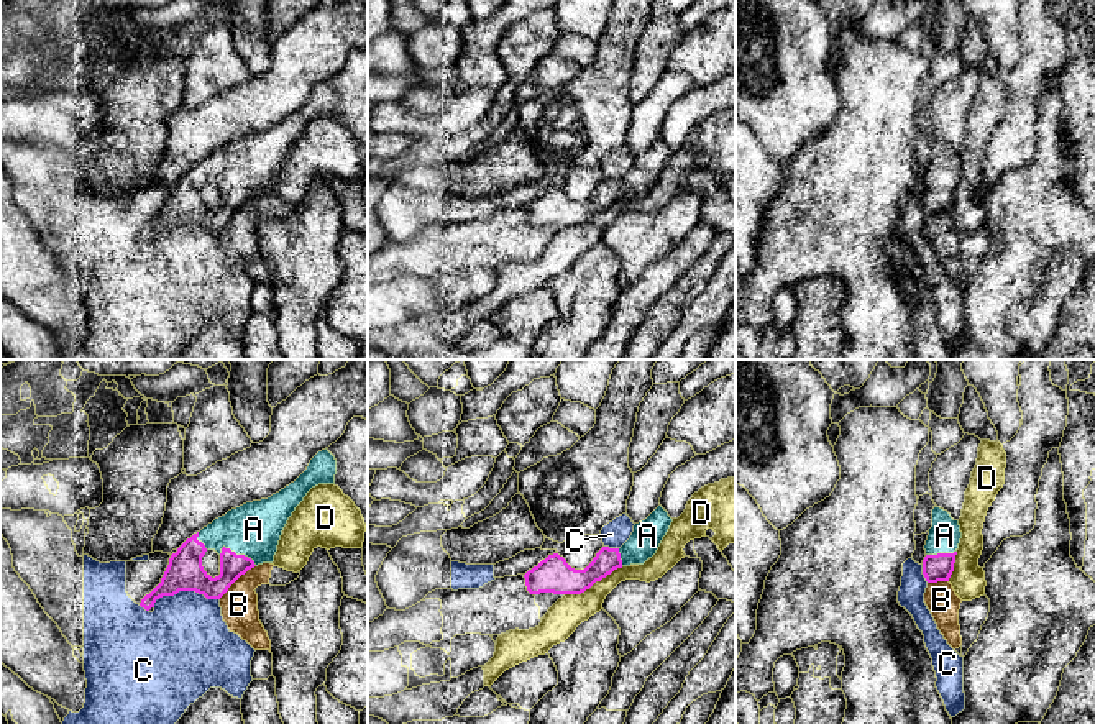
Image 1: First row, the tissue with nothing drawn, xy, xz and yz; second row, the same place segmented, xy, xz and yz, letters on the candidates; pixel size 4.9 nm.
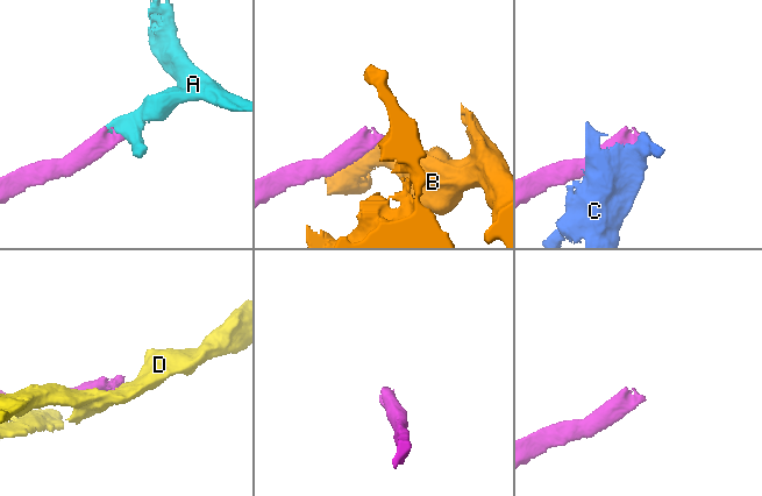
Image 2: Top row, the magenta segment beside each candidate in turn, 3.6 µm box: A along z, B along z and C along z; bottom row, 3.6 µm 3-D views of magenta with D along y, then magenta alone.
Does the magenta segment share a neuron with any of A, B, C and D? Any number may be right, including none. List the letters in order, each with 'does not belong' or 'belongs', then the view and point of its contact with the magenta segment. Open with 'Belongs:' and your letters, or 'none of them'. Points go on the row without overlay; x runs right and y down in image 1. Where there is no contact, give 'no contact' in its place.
Belongs: A
A: belongs; contact xy (238, 187)
B: does not belong; contact xy (237, 210)
C: does not belong; contact xy (184, 222)
D: does not belong; contact xz (593, 215)

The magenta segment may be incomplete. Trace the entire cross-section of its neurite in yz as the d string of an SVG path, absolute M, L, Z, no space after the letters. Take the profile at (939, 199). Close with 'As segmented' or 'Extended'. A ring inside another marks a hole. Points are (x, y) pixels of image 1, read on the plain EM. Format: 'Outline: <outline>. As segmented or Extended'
Outline: M936 138L923 192L923 207L928 215L949 213L960 171L959 153L954 153L947 143Z. Extended

